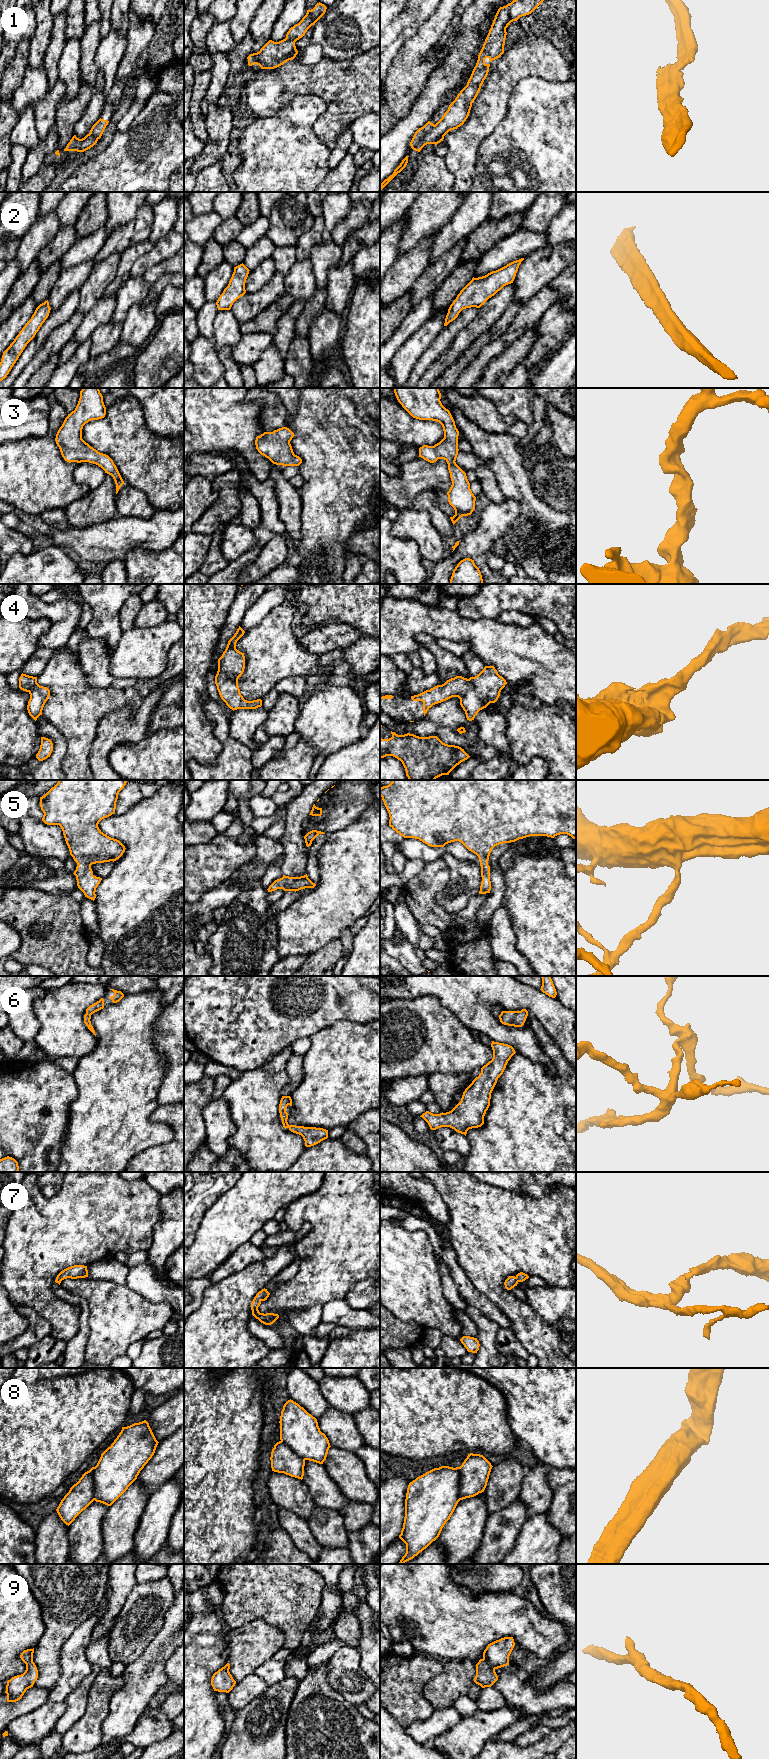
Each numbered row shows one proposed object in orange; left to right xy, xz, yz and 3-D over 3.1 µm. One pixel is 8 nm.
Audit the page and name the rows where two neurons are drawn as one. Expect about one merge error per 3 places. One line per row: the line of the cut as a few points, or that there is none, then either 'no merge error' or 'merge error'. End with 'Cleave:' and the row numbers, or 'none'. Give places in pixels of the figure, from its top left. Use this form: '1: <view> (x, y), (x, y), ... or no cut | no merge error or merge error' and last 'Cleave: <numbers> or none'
1: yz (433, 124), (428, 132), (412, 148) | merge error
2: no cut | no merge error
3: no cut | no merge error
4: no cut | no merge error
5: no cut | no merge error
6: no cut | no merge error
7: no cut | no merge error
8: yz (458, 1467), (459, 1500) | merge error
9: no cut | no merge error
Cleave: 1, 8

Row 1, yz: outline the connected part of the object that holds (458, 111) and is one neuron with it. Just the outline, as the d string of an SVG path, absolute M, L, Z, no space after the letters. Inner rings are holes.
M513 0L498 9L467 85L449 105L442 118L432 126L413 150L420 152L427 144L437 145L443 141L444 136L449 131L457 129L464 124L469 116L472 103L476 99L489 72L490 64L486 64L485 59L488 58L492 62L499 58L504 53L506 28L511 22L531 14L543 1Z

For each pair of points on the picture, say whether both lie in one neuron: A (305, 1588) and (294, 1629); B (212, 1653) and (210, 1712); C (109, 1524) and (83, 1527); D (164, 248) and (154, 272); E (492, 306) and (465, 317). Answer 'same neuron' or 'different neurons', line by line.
A: same neuron
B: same neuron
C: different neurons
D: different neurons
E: different neurons

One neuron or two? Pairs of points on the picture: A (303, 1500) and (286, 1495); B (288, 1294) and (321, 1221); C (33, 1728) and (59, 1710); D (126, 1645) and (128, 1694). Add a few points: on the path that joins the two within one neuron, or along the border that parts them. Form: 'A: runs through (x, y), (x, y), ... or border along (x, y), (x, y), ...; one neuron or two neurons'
A: runs through (299, 1500), (294, 1495), (290, 1495); one neuron
B: runs through (306, 1276), (321, 1261), (321, 1239); one neuron
C: runs through (39, 1723), (53, 1711); one neuron
D: border along (144, 1648), (134, 1660), (126, 1665); two neurons

